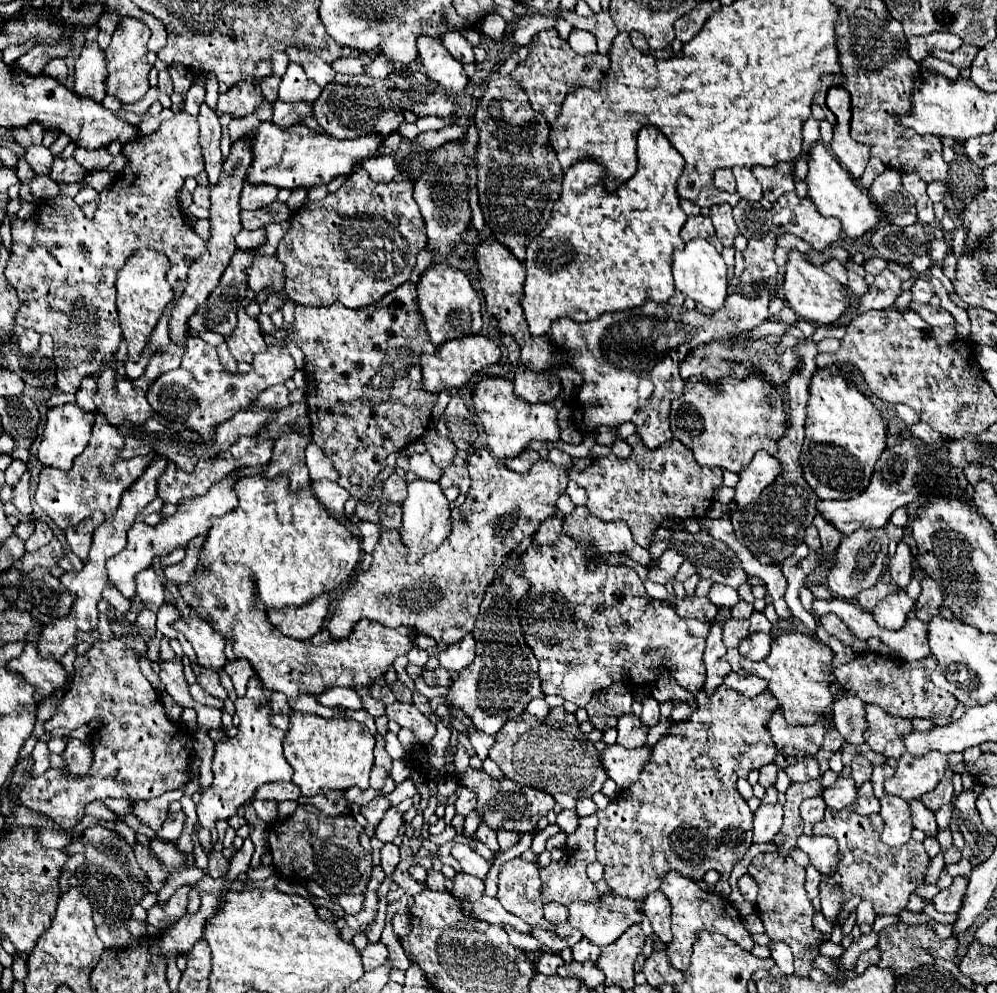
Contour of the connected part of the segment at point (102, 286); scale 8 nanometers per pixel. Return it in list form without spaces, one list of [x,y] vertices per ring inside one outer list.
[[[177,111],[177,113],[173,115],[173,119],[161,121],[161,125],[159,125],[157,131],[153,131],[153,133],[149,133],[149,135],[145,135],[145,137],[133,139],[133,143],[127,143],[127,145],[123,147],[123,155],[127,155],[127,162],[124,170],[114,179],[117,181],[115,181],[111,187],[107,187],[107,191],[103,191],[103,199],[97,201],[99,207],[97,207],[93,219],[87,219],[87,217],[81,213],[79,205],[73,203],[71,197],[65,197],[58,194],[47,201],[49,205],[47,211],[49,211],[49,213],[43,213],[43,211],[41,211],[39,217],[35,215],[35,217],[31,217],[31,219],[13,219],[13,223],[11,223],[11,229],[13,229],[13,245],[11,245],[11,257],[9,257],[9,265],[7,265],[7,269],[5,269],[5,277],[7,277],[7,281],[17,289],[17,295],[19,295],[19,299],[21,299],[21,307],[19,307],[19,313],[17,313],[17,323],[23,325],[25,329],[33,329],[33,331],[37,331],[37,333],[51,333],[51,337],[53,337],[53,341],[55,341],[55,351],[57,351],[57,357],[59,357],[59,359],[55,359],[55,363],[57,363],[57,383],[55,383],[55,391],[57,391],[57,393],[77,391],[81,379],[87,377],[87,375],[99,373],[99,371],[105,367],[105,363],[109,361],[109,357],[117,351],[117,347],[119,347],[119,343],[121,343],[121,327],[119,327],[119,323],[117,323],[117,307],[115,307],[115,275],[117,275],[117,271],[125,265],[125,261],[129,259],[129,255],[133,255],[133,251],[137,251],[137,249],[161,249],[161,251],[169,257],[169,261],[171,261],[166,277],[168,283],[176,293],[179,293],[187,284],[186,277],[188,277],[189,263],[193,263],[193,259],[197,259],[197,255],[201,255],[201,251],[205,251],[205,241],[203,241],[203,239],[195,233],[195,229],[185,221],[185,217],[181,215],[179,205],[177,205],[177,193],[179,193],[179,189],[183,187],[183,181],[185,181],[187,177],[195,177],[197,173],[201,173],[201,171],[203,171],[203,165],[205,165],[205,163],[203,163],[203,155],[201,155],[201,145],[199,145],[199,123],[197,123],[197,119],[195,119],[193,115],[189,115],[187,111]]]

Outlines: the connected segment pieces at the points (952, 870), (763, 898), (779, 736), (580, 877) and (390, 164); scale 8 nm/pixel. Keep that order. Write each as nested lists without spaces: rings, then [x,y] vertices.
[[[961,859],[959,863],[955,865],[947,865],[947,871],[951,877],[957,877],[957,875],[963,875],[963,877],[969,877],[971,871],[973,871],[973,865],[967,863],[967,859]]]
[[[759,853],[753,857],[749,871],[747,871],[759,885],[757,895],[757,915],[761,917],[767,937],[771,941],[783,941],[791,947],[795,957],[795,975],[797,977],[809,977],[809,973],[815,969],[813,961],[819,955],[819,947],[823,943],[825,933],[821,933],[813,925],[815,907],[811,905],[807,893],[805,893],[805,869],[799,867],[791,857],[779,859],[775,853]]]
[[[781,709],[773,711],[767,723],[769,735],[779,751],[787,751],[787,755],[815,755],[821,749],[823,735],[829,729],[829,723],[821,719],[821,723],[813,723],[813,727],[793,727],[783,717]]]
[[[591,815],[579,819],[579,827],[575,833],[567,835],[567,843],[563,847],[563,857],[559,861],[549,863],[547,867],[541,867],[541,881],[543,881],[543,895],[545,901],[557,901],[563,905],[569,905],[573,901],[597,901],[597,889],[589,881],[585,869],[591,861],[595,861],[595,829],[597,829],[597,817]]]
[[[379,155],[379,157],[367,159],[367,163],[363,163],[361,167],[369,173],[369,177],[375,183],[389,183],[397,175],[397,167],[395,167],[395,161],[393,161],[393,155]]]

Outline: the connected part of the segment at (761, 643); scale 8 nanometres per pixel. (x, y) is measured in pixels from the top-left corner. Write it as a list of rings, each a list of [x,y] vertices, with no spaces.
[[[749,633],[739,643],[739,653],[751,661],[761,661],[767,657],[771,645],[771,635],[767,633]]]

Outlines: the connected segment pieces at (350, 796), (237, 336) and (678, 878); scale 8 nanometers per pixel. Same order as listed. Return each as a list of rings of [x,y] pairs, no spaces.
[[[351,787],[351,789],[345,791],[345,801],[347,801],[349,805],[357,805],[357,807],[361,807],[361,805],[373,801],[373,799],[379,797],[379,795],[381,795],[381,791],[375,791],[375,789],[371,789],[371,787],[369,787],[369,789]]]
[[[239,309],[237,317],[239,317],[237,327],[235,327],[233,335],[231,335],[229,339],[225,339],[225,341],[227,341],[227,345],[229,345],[231,355],[233,355],[237,361],[251,363],[257,353],[261,353],[261,351],[267,349],[267,343],[265,343],[263,335],[261,335],[259,323],[257,323],[253,317],[249,317],[249,315],[245,313],[245,309]]]
[[[671,871],[663,877],[663,883],[659,887],[671,901],[673,905],[673,915],[671,915],[671,931],[673,931],[673,941],[667,945],[667,955],[669,955],[669,961],[675,969],[679,971],[685,971],[689,967],[689,957],[691,957],[691,947],[693,947],[693,941],[695,941],[695,933],[697,931],[709,931],[709,933],[721,933],[725,935],[727,939],[735,941],[739,947],[743,947],[745,951],[751,951],[753,949],[753,941],[751,941],[751,935],[745,931],[743,923],[741,923],[741,917],[737,913],[737,909],[733,907],[733,903],[717,893],[709,893],[709,891],[703,891],[697,883],[689,881],[687,877]]]

